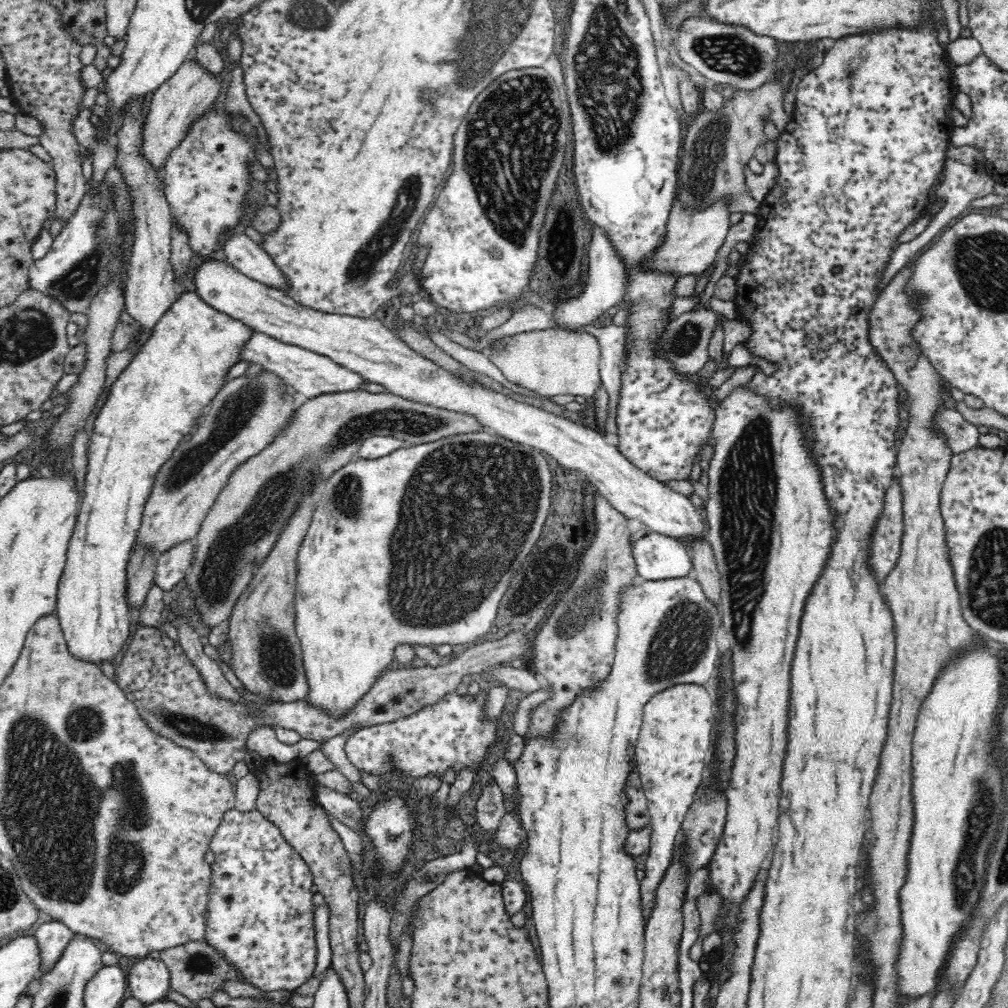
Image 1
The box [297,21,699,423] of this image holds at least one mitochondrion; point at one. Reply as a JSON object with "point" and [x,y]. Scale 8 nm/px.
{"point":[507,167]}

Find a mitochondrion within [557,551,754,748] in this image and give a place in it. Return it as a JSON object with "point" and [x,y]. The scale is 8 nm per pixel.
{"point":[679,643]}

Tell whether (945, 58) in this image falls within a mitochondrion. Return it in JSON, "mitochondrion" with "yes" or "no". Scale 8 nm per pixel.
{"mitochondrion":"no"}

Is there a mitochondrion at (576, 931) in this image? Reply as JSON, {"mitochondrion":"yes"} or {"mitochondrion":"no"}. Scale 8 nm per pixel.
{"mitochondrion":"no"}

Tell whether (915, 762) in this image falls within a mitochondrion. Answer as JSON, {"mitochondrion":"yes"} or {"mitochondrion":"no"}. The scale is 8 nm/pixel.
{"mitochondrion":"no"}

